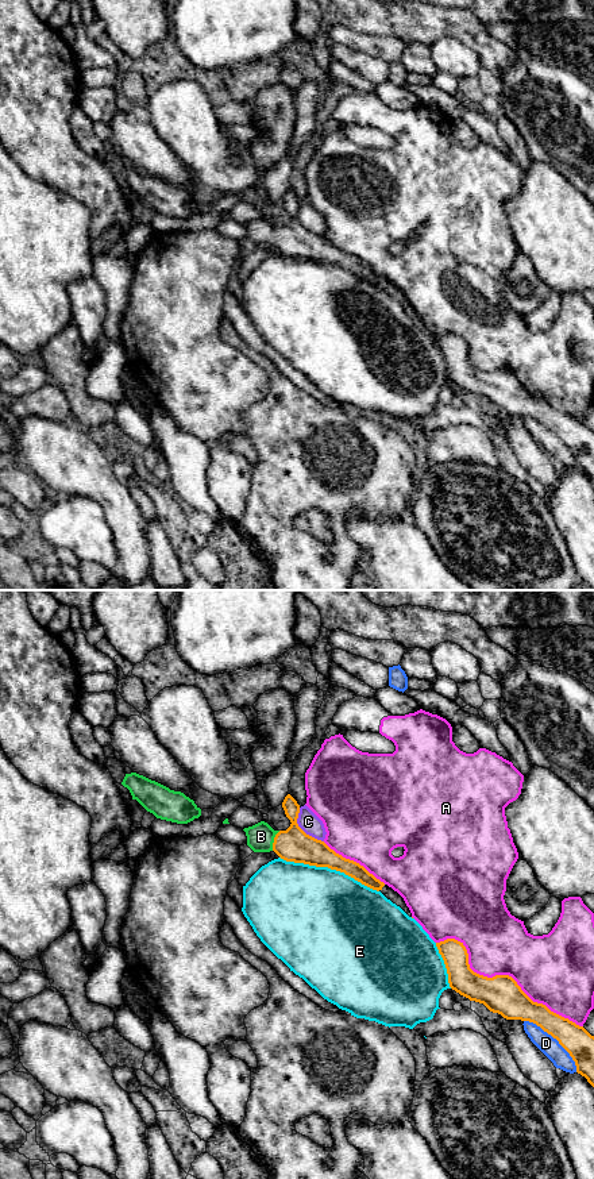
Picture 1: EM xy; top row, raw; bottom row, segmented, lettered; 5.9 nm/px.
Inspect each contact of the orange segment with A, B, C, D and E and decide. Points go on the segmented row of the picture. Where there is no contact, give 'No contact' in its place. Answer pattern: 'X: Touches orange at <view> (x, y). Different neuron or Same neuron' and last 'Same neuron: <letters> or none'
A: Touches orange at xy (502, 975). Different neuron
B: Touches orange at xy (274, 840). Same neuron
C: Touches orange at xy (301, 829). Different neuron
D: Touches orange at xy (556, 1039). Different neuron
E: Touches orange at xy (330, 867). Different neuron
Same neuron: B

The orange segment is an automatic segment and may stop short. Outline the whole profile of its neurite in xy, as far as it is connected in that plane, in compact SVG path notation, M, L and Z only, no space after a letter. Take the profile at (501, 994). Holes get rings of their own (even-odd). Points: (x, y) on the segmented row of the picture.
M447 939L436 943L436 947L444 960L452 990L470 1001L483 1003L506 1020L529 1021L540 1026L559 1041L575 1062L576 1072L594 1087L594 1036L545 1005L533 1002L512 976L487 978L474 972L463 943Z

